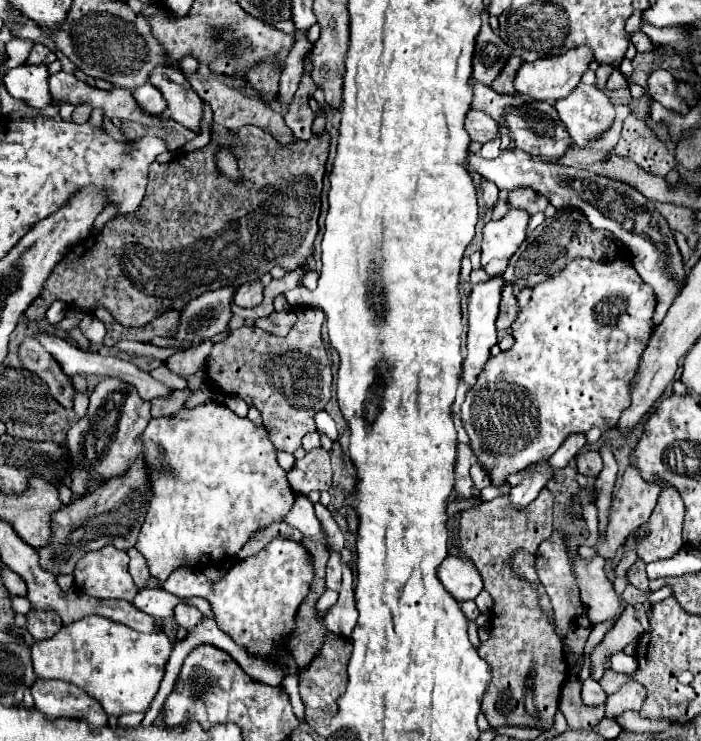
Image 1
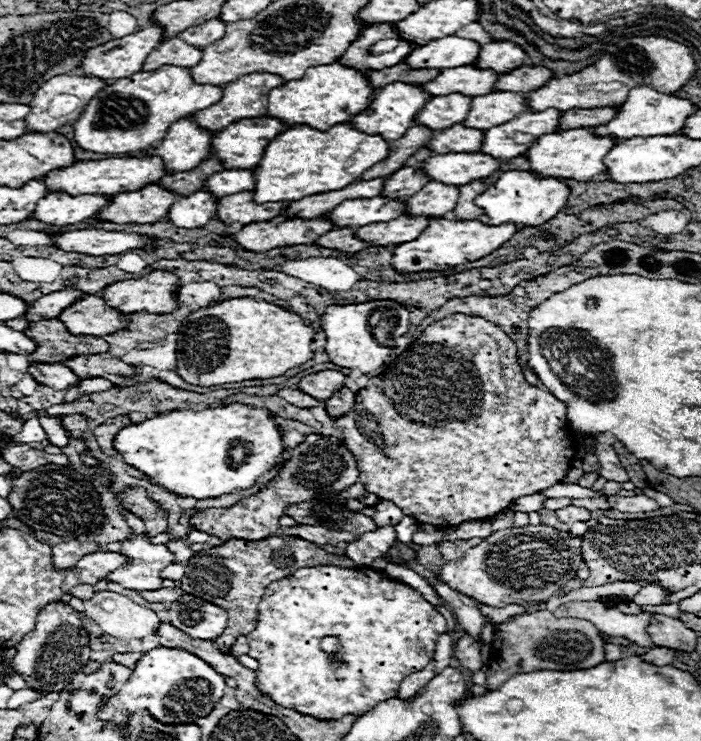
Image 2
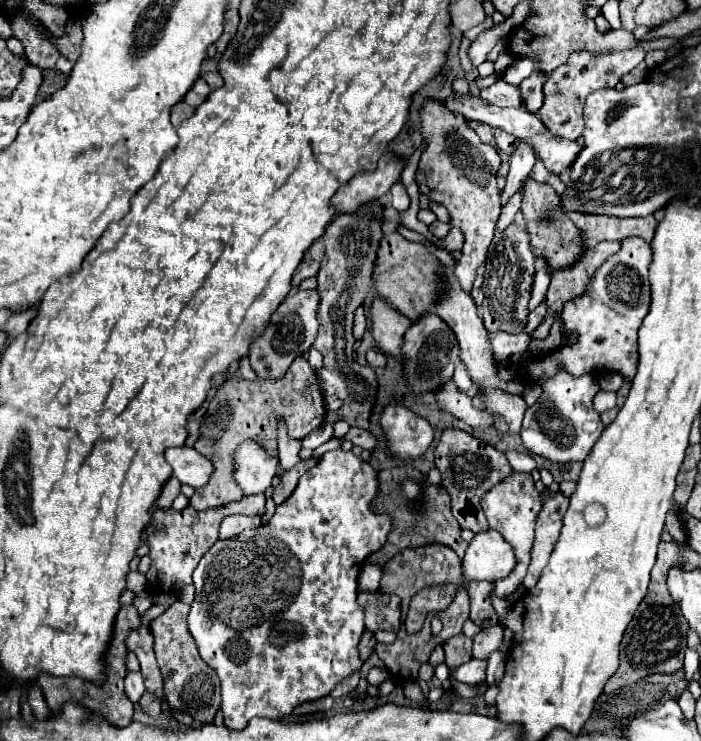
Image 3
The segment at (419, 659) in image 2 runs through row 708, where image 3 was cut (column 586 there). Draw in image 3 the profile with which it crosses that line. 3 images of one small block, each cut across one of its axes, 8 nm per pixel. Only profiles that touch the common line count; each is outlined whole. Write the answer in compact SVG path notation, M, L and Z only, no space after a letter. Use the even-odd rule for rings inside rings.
M640 238L622 240L618 254L610 256L600 270L594 274L588 290L568 302L562 312L562 320L568 332L578 332L578 342L574 346L562 346L560 350L546 354L542 360L534 356L528 358L524 372L530 382L540 380L542 376L554 376L562 366L574 376L586 372L608 370L618 372L626 380L632 380L638 364L638 328L650 308L650 282L648 282L648 264L652 262L650 244Z

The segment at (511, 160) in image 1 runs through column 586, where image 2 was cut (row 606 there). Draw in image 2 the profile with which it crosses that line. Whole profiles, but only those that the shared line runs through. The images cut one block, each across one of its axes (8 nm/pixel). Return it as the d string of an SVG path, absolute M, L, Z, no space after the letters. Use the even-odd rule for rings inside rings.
M184 594L170 604L170 612L164 612L164 620L178 630L184 630L190 638L212 640L218 638L228 622L228 612L220 606L212 606L202 598Z

